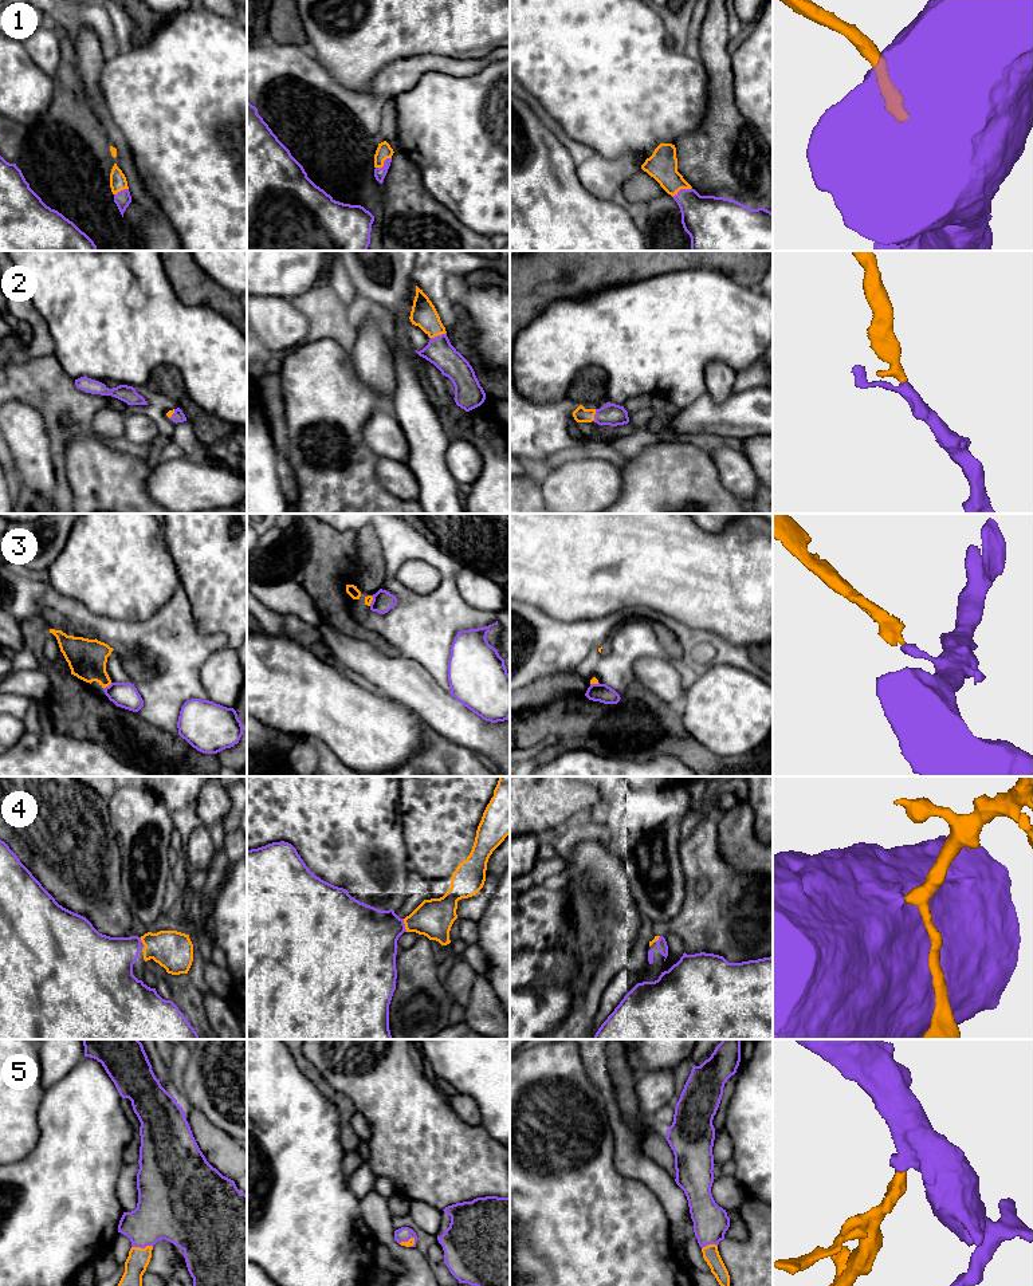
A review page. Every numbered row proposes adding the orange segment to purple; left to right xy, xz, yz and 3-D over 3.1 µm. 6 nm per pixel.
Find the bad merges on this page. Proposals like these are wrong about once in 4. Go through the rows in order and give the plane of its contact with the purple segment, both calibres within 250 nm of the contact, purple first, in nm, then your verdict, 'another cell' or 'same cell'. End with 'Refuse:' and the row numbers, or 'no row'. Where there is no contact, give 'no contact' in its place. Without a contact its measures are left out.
1: contact in yz; calibres 300 and 180 nm; same cell
2: contact in xz; calibres 160 and 150 nm; same cell
3: contact in xy; calibres 160 and 220 nm; another cell
4: contact in xz; calibres 380 and 220 nm; same cell
5: contact in xy; calibres 320 and 130 nm; same cell
Refuse: 3

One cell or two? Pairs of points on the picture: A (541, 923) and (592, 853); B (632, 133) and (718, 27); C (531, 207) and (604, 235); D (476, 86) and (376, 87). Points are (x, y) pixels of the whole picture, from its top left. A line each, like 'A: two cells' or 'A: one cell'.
A: two cells
B: two cells
C: one cell
D: two cells

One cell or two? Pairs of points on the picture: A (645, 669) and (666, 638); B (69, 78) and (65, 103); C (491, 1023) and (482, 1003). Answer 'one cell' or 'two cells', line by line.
A: two cells
B: one cell
C: one cell

